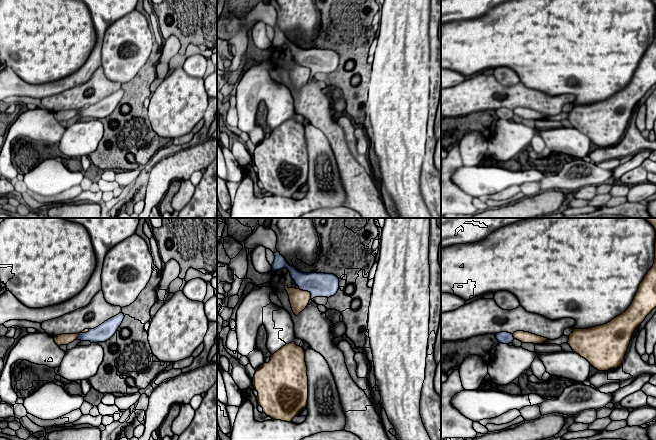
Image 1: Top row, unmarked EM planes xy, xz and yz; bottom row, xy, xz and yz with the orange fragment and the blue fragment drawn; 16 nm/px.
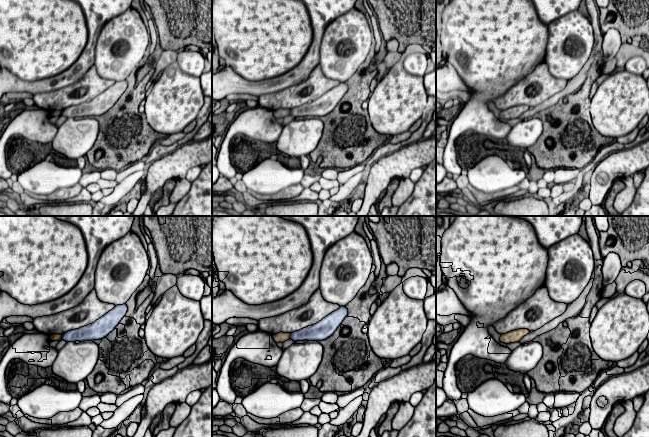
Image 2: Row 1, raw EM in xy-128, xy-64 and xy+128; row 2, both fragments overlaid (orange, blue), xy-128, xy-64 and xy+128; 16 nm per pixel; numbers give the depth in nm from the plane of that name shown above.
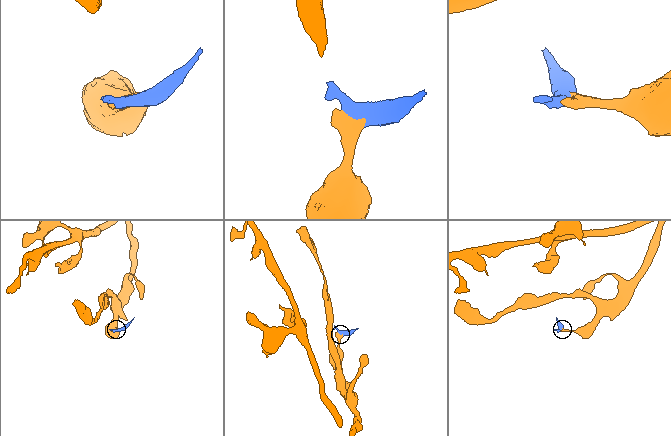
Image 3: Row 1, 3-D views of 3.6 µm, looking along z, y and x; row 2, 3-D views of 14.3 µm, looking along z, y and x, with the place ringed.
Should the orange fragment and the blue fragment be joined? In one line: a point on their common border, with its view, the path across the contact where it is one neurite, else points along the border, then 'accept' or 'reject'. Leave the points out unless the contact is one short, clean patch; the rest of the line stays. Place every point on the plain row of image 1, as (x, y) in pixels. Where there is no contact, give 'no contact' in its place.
meets orange in xz at (307, 67); border along xz (299, 64), (307, 67), (311, 74); reject

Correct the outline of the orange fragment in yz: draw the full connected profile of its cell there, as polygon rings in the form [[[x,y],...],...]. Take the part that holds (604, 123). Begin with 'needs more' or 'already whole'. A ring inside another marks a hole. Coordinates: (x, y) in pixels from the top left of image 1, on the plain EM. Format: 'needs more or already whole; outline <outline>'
already whole; outline [[[655,16],[654,40],[645,51],[642,58],[640,59],[638,67],[628,85],[621,91],[615,93],[606,100],[588,105],[574,105],[572,109],[569,111],[569,116],[567,119],[570,121],[573,128],[585,134],[590,139],[590,141],[596,144],[598,147],[608,147],[611,144],[616,145],[624,136],[625,130],[628,126],[628,122],[634,107],[655,83],[656,83],[656,16]]]

